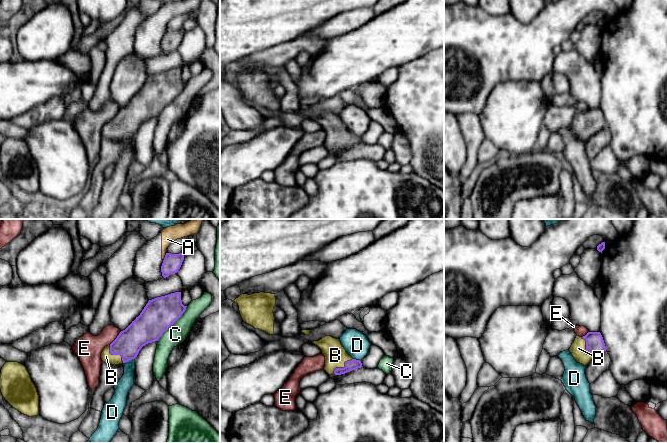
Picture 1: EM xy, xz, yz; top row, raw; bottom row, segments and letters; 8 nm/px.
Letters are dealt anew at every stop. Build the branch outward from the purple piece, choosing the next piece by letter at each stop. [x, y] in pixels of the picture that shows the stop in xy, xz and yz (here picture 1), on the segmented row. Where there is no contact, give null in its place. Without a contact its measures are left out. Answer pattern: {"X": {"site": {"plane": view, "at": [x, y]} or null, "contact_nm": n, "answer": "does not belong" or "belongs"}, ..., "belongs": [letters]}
{"A": {"site": {"plane": "xy", "at": [165, 257]}, "contact_nm": 70, "answer": "does not belong"}, "B": {"site": {"plane": "yz", "at": [586, 349]}, "contact_nm": 200, "answer": "belongs"}, "C": {"site": {"plane": "xy", "at": [173, 323]}, "contact_nm": 380, "answer": "does not belong"}, "D": {"site": {"plane": "xy", "at": [129, 360]}, "contact_nm": 90, "answer": "does not belong"}, "E": {"site": {"plane": "xy", "at": [116, 338]}, "contact_nm": 150, "answer": "does not belong"}, "belongs": ["B"]}

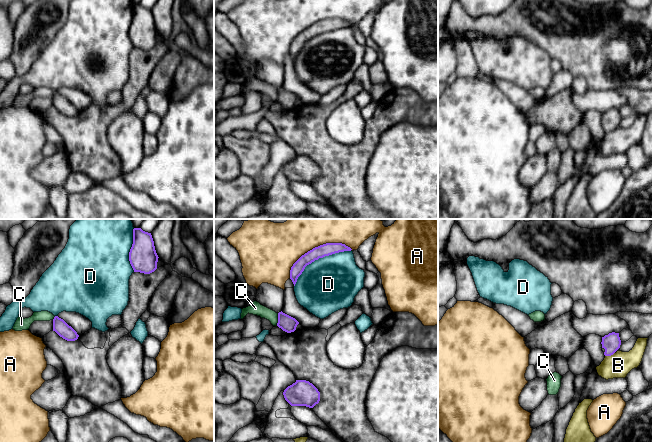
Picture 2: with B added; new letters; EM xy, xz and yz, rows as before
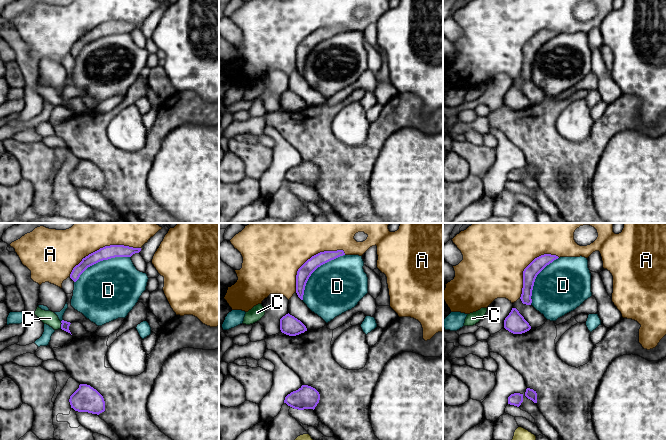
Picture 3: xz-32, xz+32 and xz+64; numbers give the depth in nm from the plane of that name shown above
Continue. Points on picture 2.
{"A": {"site": {"plane": "xz", "at": [316, 247]}, "contact_nm": 550, "answer": "does not belong"}, "B": {"site": {"plane": "yz", "at": [609, 355]}, "contact_nm": 90, "answer": "does not belong"}, "C": {"site": {"plane": "xz", "at": [278, 319]}, "contact_nm": 110, "answer": "does not belong"}, "D": {"site": {"plane": "xz", "at": [318, 258]}, "contact_nm": 550, "answer": "does not belong"}, "belongs": []}

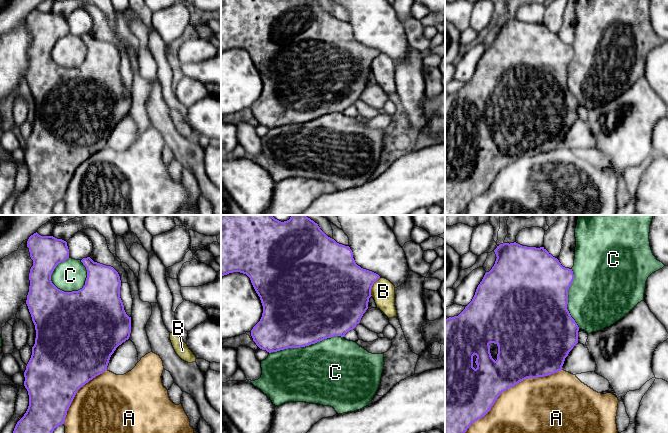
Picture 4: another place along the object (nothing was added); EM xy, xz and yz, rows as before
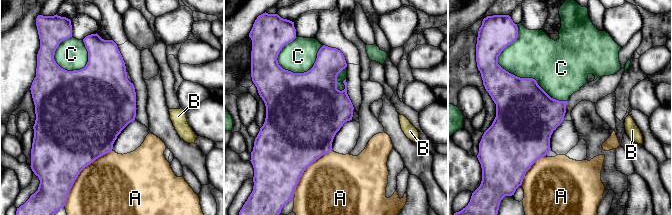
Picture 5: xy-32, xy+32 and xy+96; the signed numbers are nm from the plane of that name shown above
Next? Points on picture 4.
{"A": {"site": {"plane": "yz", "at": [509, 387]}, "contact_nm": 950, "answer": "does not belong"}, "B": {"site": {"plane": "xz", "at": [372, 285]}, "contact_nm": 170, "answer": "does not belong"}, "C": {"site": {"plane": "xy", "at": [80, 289]}, "contact_nm": 320, "answer": "belongs"}, "belongs": ["C"]}

